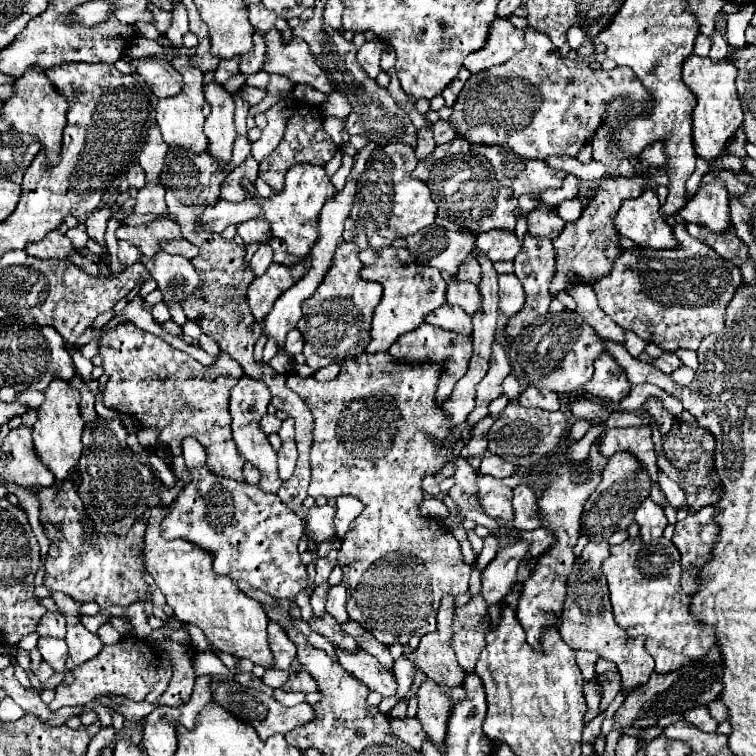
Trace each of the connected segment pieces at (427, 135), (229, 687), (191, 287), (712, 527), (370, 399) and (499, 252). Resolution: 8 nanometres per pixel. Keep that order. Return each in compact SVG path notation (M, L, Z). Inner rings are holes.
M423 126L419 132L417 132L417 150L415 150L415 156L419 160L423 160L425 156L429 156L433 152L433 148L437 146L435 138L433 138L433 130L431 126Z
M229 680L229 682L213 682L211 684L211 692L213 692L213 698L223 706L227 708L233 716L237 716L241 722L253 726L259 734L261 740L267 740L271 734L279 732L279 734L287 734L291 732L293 728L297 726L305 726L309 724L311 720L315 720L315 712L313 712L313 706L311 704L297 704L293 708L287 708L283 704L279 704L277 700L273 700L271 696L265 696L263 692L257 692L257 690L249 690L249 688L243 688L239 686L235 680Z
M157 252L157 256L141 256L139 262L145 264L153 280L157 280L159 290L163 292L163 302L167 306L171 302L181 302L185 296L197 290L199 274L183 256Z
M705 506L697 514L689 514L685 520L675 524L673 544L681 552L681 586L685 592L697 592L701 564L709 558L718 534L718 525L713 520L713 506Z
M377 352L377 354L357 354L353 358L347 358L343 364L341 364L341 372L337 374L337 378L329 380L329 382L319 382L315 378L301 378L297 374L289 374L287 376L287 388L291 388L297 396L301 396L305 400L305 404L309 406L309 410L313 412L313 418L315 418L315 442L311 446L311 470L313 470L313 478L311 478L311 486L309 486L309 496L317 498L317 496L325 496L325 498L337 498L337 496L343 496L343 494L351 494L355 498L359 498L363 504L365 504L365 510L361 512L361 516L357 516L353 520L353 526L349 526L345 538L343 538L343 546L337 554L337 564L341 566L343 570L343 580L341 584L347 588L349 596L347 596L347 614L351 620L359 622L365 630L373 632L383 644L391 646L393 642L401 642L401 644L407 644L407 640L411 636L417 636L417 638L423 638L425 634L433 632L435 630L435 624L437 624L437 610L441 606L441 598L445 594L451 594L451 596L459 596L463 592L467 592L469 588L469 576L471 576L471 566L465 564L463 560L463 554L461 554L461 546L459 542L453 538L453 534L445 528L445 524L437 518L423 518L419 514L419 506L421 502L425 500L423 496L423 488L421 488L421 480L431 474L439 474L441 468L447 464L449 456L443 456L439 450L441 448L447 448L447 450L453 450L457 440L461 438L461 430L453 428L449 424L449 418L447 414L443 412L443 408L437 404L437 382L443 374L443 366L439 362L401 362L401 360L395 360L393 356L389 356L387 352ZM407 616L407 624L405 628L399 624L399 618Z
M491 230L477 236L479 250L489 256L493 262L497 260L513 260L517 252L521 250L521 240L515 236L515 232L501 232Z

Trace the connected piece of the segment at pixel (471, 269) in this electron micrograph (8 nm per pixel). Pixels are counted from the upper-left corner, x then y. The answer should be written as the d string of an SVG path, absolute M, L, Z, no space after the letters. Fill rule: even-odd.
M469 254L463 262L461 262L461 268L457 270L457 280L461 282L473 282L473 284L479 284L481 280L481 266L477 262L477 258L473 254Z

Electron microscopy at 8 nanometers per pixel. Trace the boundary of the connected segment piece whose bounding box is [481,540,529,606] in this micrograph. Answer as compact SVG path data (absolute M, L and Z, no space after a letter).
M517 540L497 552L491 564L483 570L483 598L487 604L499 604L503 596L507 596L517 582L517 566L529 556L529 542Z

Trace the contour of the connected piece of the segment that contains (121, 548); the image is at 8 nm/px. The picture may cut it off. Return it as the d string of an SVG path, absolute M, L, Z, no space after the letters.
M77 474L73 484L63 484L61 488L49 486L49 488L41 488L39 492L33 492L39 500L41 500L41 520L43 522L51 522L57 528L61 528L63 540L59 544L51 544L49 550L49 560L45 564L45 586L49 590L61 590L63 594L71 596L75 602L97 602L101 608L109 608L113 604L117 606L129 606L133 602L147 602L147 594L149 594L149 586L143 580L145 574L145 564L141 558L141 542L143 542L143 532L145 532L145 524L143 522L135 522L133 528L129 530L127 536L103 536L103 534L95 534L93 530L87 528L87 524L91 524L85 516L85 508L83 508L83 500L79 498L77 492Z

